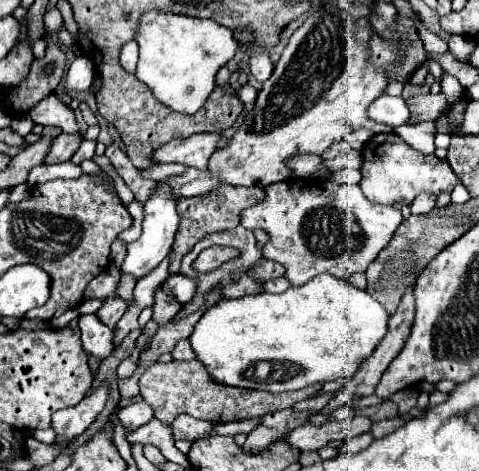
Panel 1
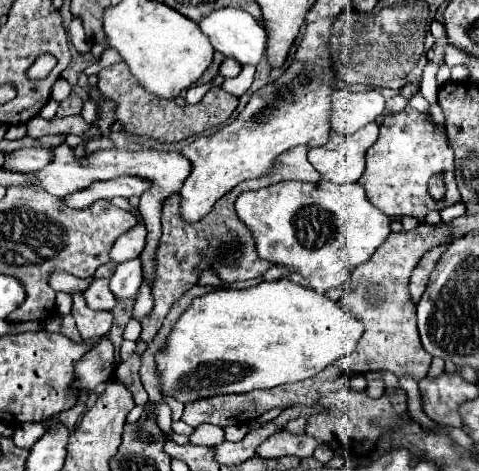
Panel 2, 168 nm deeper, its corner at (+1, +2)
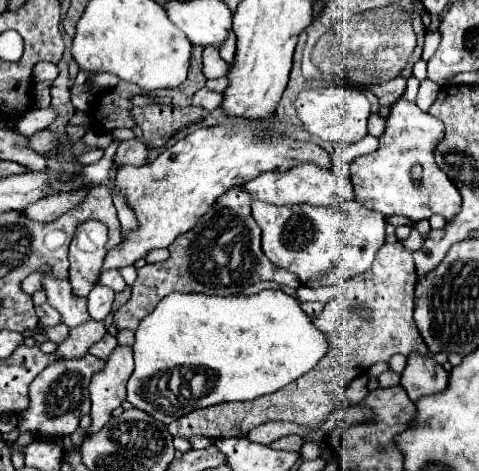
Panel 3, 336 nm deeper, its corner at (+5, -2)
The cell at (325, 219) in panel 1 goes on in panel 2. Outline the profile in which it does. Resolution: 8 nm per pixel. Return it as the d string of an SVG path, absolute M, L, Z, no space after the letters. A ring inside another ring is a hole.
M277 182L261 190L241 192L235 210L251 230L259 258L291 266L317 292L345 284L349 274L367 262L391 232L389 216L367 200L359 184Z

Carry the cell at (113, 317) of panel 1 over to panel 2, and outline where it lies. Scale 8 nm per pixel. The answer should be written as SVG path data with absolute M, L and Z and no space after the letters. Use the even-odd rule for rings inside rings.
M97 278L91 282L91 286L83 292L87 306L93 310L113 310L117 306L117 298L113 298L113 294L109 294L109 280L105 278Z

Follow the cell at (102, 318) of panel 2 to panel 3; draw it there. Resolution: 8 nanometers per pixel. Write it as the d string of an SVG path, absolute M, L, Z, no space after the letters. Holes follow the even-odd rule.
M39 266L37 272L43 274L41 284L43 284L43 290L47 294L47 302L61 312L63 324L73 328L73 326L79 326L79 324L89 320L87 302L85 302L85 298L77 298L73 294L73 288L69 286L69 280L53 278L49 274L47 266Z

